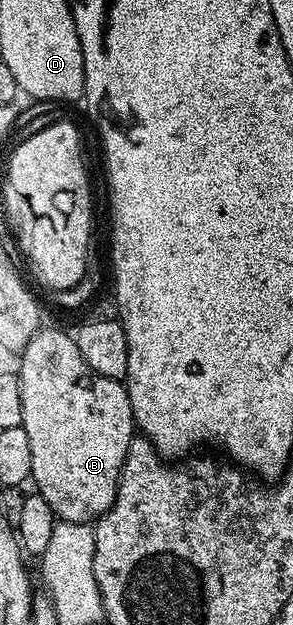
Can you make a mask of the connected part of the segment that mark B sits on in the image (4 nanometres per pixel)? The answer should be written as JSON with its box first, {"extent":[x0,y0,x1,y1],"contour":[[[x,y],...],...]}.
{"extent":[17,329,137,524],"contour":[[[41,329],[35,336],[25,345],[25,349],[17,359],[17,374],[19,376],[19,385],[21,387],[21,417],[23,418],[22,427],[25,433],[29,433],[29,450],[33,456],[33,469],[31,470],[30,482],[35,483],[34,490],[41,496],[45,497],[45,501],[49,501],[49,505],[53,509],[53,513],[64,523],[90,523],[94,524],[107,510],[109,505],[113,505],[115,494],[117,493],[117,485],[119,484],[119,474],[121,473],[121,465],[125,461],[125,453],[129,449],[129,441],[136,434],[137,428],[135,418],[133,417],[133,409],[131,402],[127,396],[127,388],[120,380],[110,379],[109,377],[101,377],[89,369],[89,365],[85,365],[85,361],[81,357],[81,353],[77,353],[77,345],[74,338],[70,334],[67,335],[63,331],[47,331]]]}

